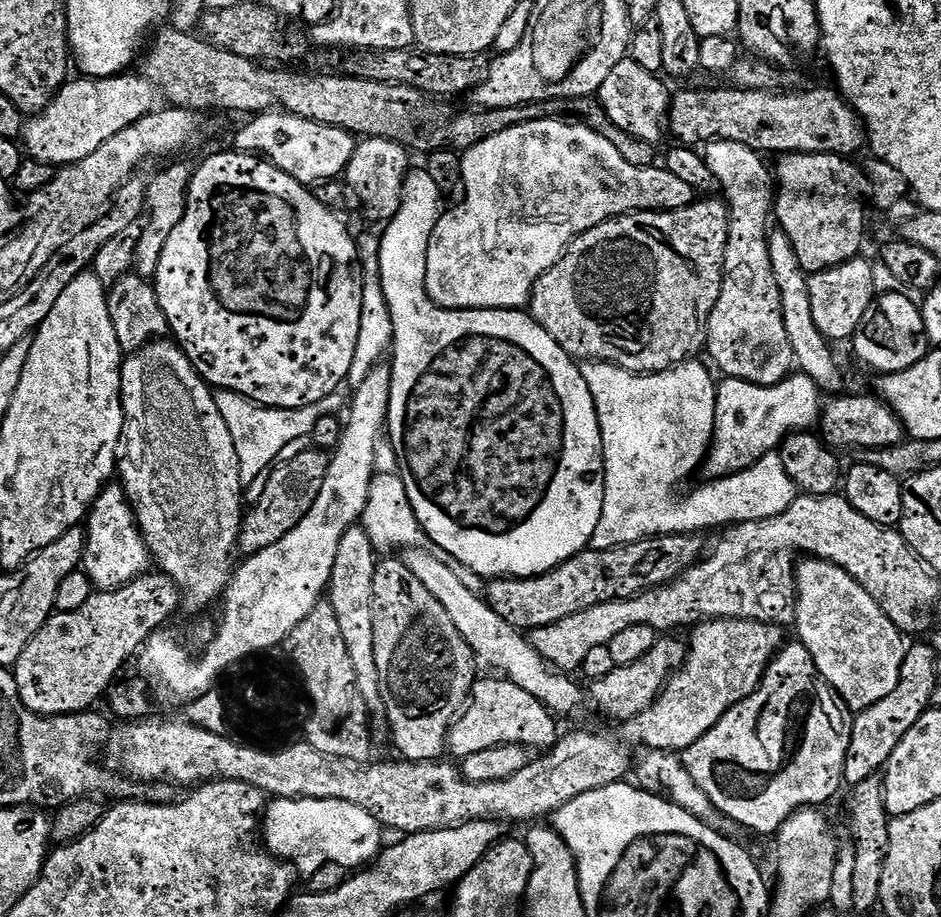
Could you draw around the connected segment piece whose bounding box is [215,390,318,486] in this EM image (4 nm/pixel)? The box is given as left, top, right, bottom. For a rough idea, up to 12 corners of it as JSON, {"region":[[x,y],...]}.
{"region":[[217,391],[249,486],[318,423],[315,407],[266,408]]}

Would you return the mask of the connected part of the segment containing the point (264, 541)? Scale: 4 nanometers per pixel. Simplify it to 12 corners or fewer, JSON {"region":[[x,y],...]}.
{"region":[[302,451],[267,473],[240,528],[245,557],[310,514],[329,457]]}

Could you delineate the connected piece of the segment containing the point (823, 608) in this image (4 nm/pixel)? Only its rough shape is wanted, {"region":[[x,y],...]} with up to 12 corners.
{"region":[[844,568],[794,570],[799,641],[854,714],[901,680],[905,635]]}

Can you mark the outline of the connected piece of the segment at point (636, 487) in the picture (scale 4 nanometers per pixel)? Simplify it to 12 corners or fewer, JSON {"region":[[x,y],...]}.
{"region":[[588,362],[604,447],[591,551],[704,534],[717,381]]}

